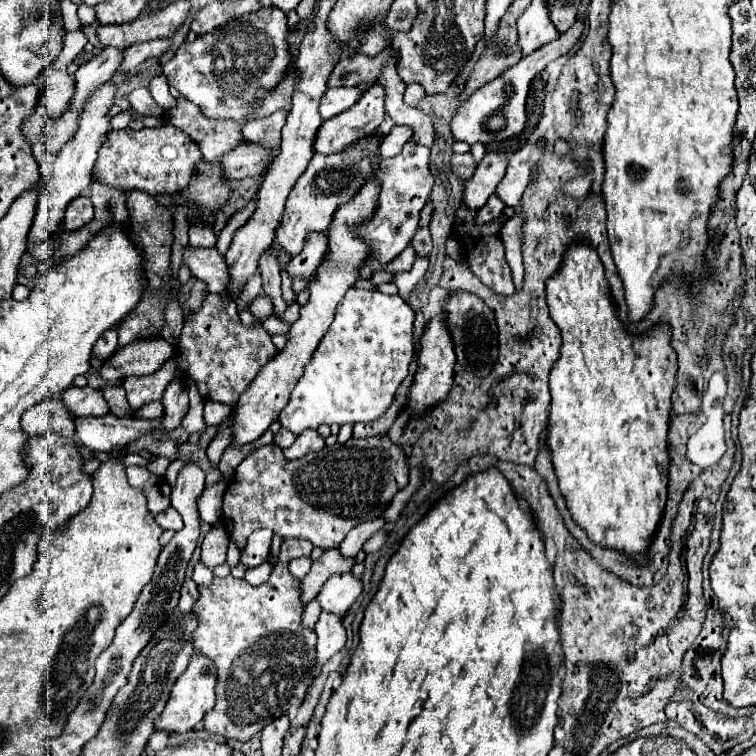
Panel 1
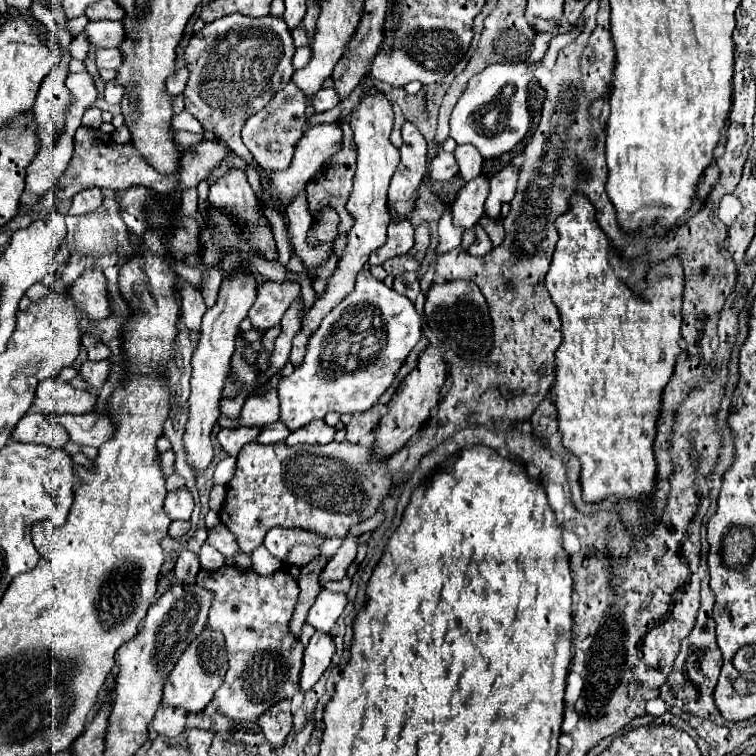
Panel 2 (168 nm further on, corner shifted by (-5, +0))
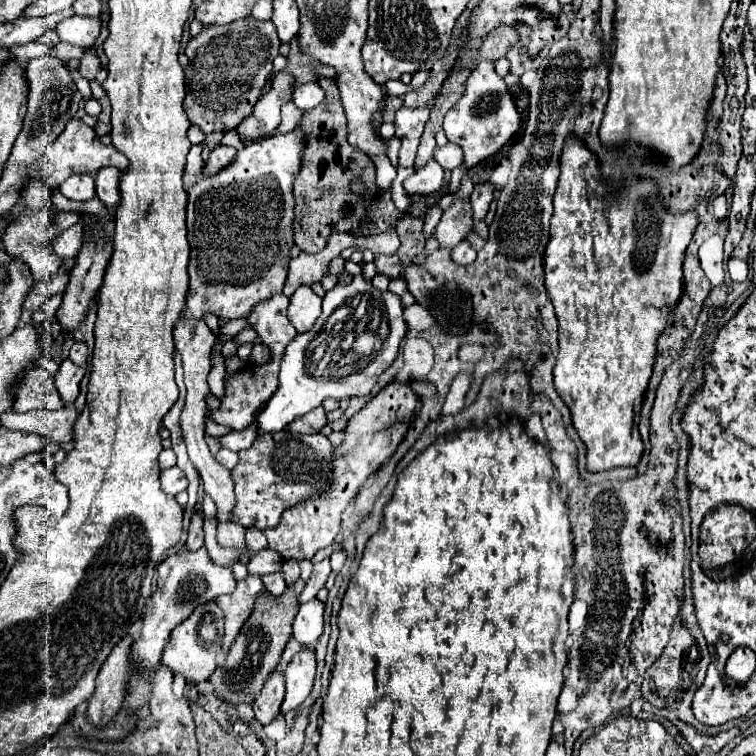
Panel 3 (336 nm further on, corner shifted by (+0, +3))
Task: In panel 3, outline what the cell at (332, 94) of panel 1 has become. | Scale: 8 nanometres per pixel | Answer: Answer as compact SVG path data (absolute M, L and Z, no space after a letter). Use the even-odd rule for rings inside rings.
M304 83L300 87L294 89L294 105L302 111L310 111L314 107L318 107L324 101L324 91L318 83Z

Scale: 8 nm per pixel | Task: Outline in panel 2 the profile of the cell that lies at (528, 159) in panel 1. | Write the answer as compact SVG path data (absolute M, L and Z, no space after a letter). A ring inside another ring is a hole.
M505 166L489 180L489 196L485 200L485 214L495 220L501 214L501 204L511 202L517 190L517 174L515 166Z

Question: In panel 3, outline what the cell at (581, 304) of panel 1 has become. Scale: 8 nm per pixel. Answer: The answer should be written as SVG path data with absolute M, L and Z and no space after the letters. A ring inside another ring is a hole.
M574 137L566 139L566 147L560 155L560 179L558 179L558 189L554 195L554 213L552 213L552 221L550 221L550 243L544 253L544 277L546 277L548 295L552 299L552 305L556 309L556 317L558 317L558 325L560 325L560 335L558 335L560 351L558 351L556 367L554 367L554 387L558 391L560 399L568 405L570 415L572 415L572 425L588 449L586 469L590 473L610 471L614 467L638 467L638 463L640 463L640 457L644 453L644 445L642 445L640 431L638 431L642 401L646 395L648 381L652 377L658 337L668 327L668 315L674 311L674 307L682 295L682 283L684 283L682 261L684 261L686 247L692 241L696 225L698 225L698 217L694 211L684 213L684 215L670 215L664 209L662 199L656 195L656 185L646 179L630 179L626 189L622 191L622 195L610 195L606 191L606 187L602 185L596 155L592 151L588 151L588 147L582 143L582 139L574 139Z

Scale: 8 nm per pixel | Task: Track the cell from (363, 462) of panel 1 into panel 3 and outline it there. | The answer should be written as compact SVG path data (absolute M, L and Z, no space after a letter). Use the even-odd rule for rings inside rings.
M284 429L278 433L260 435L250 449L240 451L240 461L230 471L236 495L236 507L232 509L230 521L246 529L276 527L286 509L312 499L326 487L332 457L334 445L322 433L292 435Z

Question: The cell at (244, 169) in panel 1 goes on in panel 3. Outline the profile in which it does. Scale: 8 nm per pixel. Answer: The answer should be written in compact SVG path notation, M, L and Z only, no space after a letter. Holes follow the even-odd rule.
M70 119L70 123L66 123L66 129L58 135L58 139L54 139L54 143L50 143L46 147L38 165L42 169L44 183L48 185L50 191L54 191L68 177L72 177L76 173L96 175L102 167L116 167L120 171L126 171L126 167L130 167L130 161L126 159L126 155L116 151L112 145L104 145L92 127L84 125L80 119Z

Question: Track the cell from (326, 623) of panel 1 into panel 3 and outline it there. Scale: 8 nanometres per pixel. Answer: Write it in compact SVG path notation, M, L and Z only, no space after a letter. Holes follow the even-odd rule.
M302 647L302 651L292 657L288 669L284 671L286 697L282 703L282 713L298 707L310 695L314 675L316 675L316 653L308 647Z

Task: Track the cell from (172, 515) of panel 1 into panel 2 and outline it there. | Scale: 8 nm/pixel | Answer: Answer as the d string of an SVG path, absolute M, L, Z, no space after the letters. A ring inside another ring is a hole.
M187 488L169 492L165 498L165 512L171 520L189 520L193 512L193 494Z

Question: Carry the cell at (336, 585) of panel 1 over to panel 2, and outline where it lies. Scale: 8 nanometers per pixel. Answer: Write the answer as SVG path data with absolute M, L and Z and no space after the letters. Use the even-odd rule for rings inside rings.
M321 590L315 604L311 606L311 610L307 614L307 624L313 626L315 632L329 634L333 630L337 618L341 616L345 604L347 604L345 594L335 594L335 592L329 592L329 590Z

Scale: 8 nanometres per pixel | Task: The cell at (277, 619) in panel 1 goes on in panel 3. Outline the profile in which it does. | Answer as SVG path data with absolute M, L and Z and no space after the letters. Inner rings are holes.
M248 575L244 581L236 581L236 589L232 593L220 595L216 599L218 607L224 611L224 621L226 621L224 643L222 643L224 653L230 651L230 647L234 645L236 637L240 635L244 623L252 615L256 599L264 593L268 593L268 591L266 591L262 579Z

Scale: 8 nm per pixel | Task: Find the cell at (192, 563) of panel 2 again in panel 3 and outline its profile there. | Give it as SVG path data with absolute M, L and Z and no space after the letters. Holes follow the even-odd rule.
M202 513L192 515L192 523L188 529L188 539L186 539L186 551L198 551L202 547L204 533L202 533Z

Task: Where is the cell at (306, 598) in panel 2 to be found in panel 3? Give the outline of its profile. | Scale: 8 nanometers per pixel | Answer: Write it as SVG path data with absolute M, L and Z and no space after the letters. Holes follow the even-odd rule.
M298 579L280 597L262 595L258 599L258 607L254 609L254 615L246 621L246 627L242 627L242 635L234 641L234 649L230 649L230 655L224 657L224 665L214 671L210 677L210 683L214 685L216 693L232 703L252 703L262 689L268 675L276 669L278 659L292 637L292 623L298 611L298 595L304 589L304 581Z

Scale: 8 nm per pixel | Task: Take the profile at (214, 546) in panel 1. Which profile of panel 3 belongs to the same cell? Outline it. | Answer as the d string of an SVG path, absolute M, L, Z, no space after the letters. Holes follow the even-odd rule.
M218 523L218 543L222 547L244 547L246 529L236 523Z

